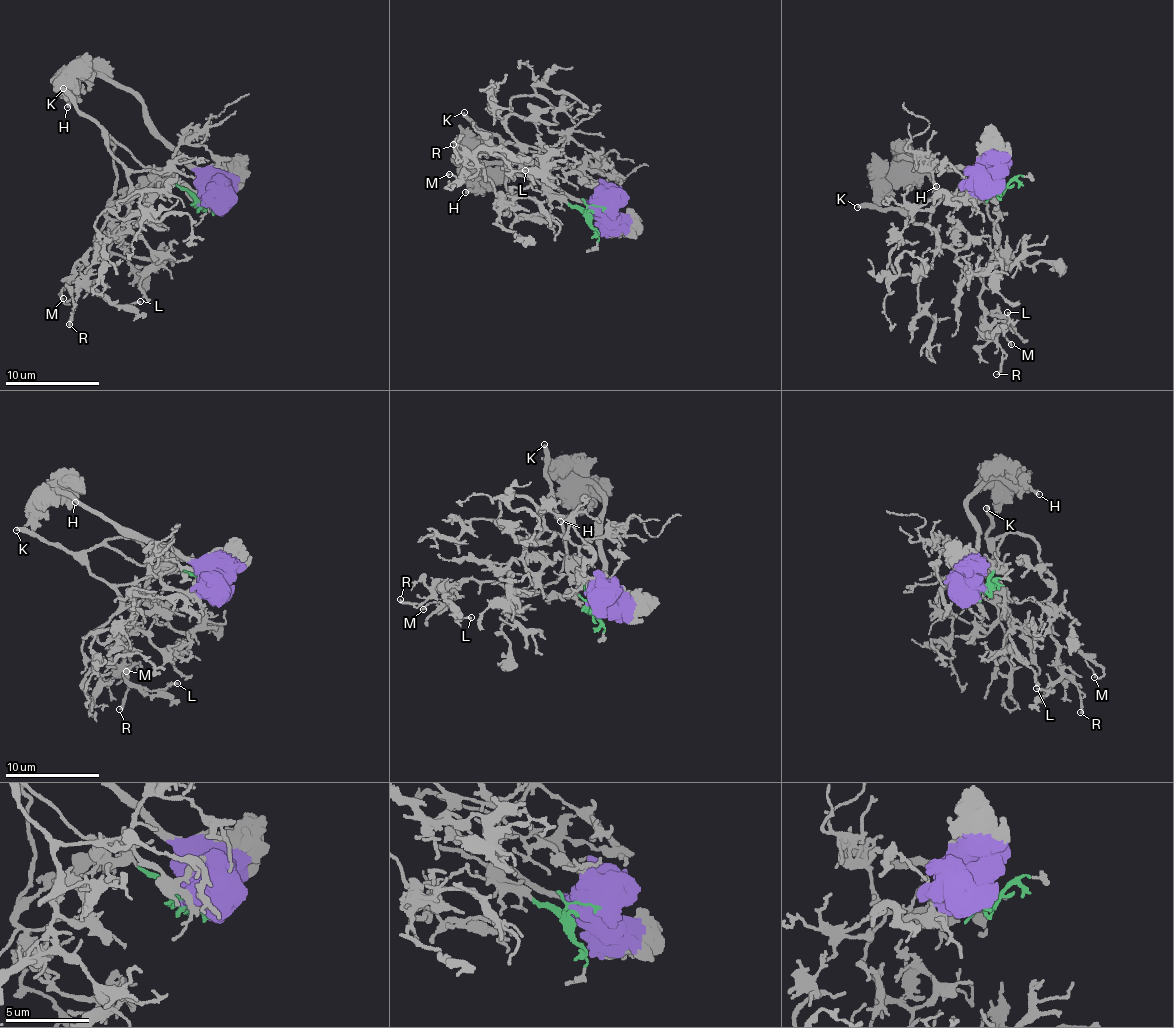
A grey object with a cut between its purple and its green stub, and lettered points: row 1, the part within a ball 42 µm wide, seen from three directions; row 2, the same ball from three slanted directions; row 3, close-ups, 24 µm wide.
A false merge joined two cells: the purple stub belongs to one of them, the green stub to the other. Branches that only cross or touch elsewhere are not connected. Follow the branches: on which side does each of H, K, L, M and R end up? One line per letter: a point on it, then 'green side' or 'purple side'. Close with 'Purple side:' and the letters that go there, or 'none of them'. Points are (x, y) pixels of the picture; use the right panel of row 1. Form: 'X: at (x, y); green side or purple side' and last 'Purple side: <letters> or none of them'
H: at (936, 186); purple side
K: at (857, 207); green side
L: at (1007, 312); green side
M: at (1011, 344); green side
R: at (996, 374); green side
Purple side: H

